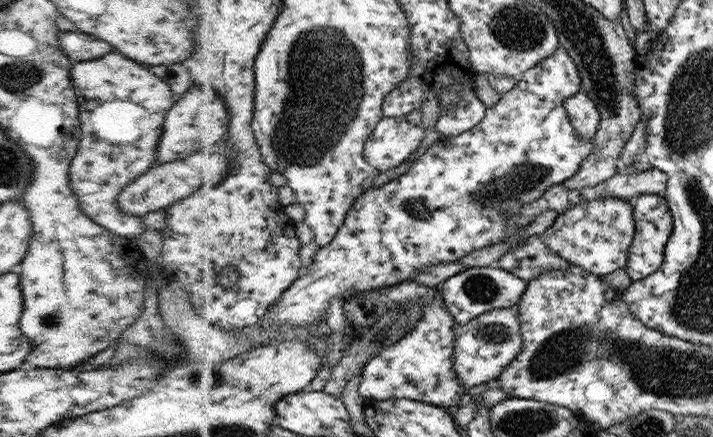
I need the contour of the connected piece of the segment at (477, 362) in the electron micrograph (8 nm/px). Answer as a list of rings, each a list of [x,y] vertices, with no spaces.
[[[511,307],[494,309],[478,315],[468,324],[456,324],[456,351],[453,367],[464,390],[498,379],[523,350],[521,319]]]

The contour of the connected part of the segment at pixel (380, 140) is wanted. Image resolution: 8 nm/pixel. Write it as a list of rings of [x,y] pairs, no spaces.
[[[385,117],[376,127],[374,135],[370,137],[370,141],[366,144],[366,159],[376,166],[380,172],[388,172],[402,166],[406,160],[416,154],[426,138],[426,128],[423,123],[412,124],[407,117]]]

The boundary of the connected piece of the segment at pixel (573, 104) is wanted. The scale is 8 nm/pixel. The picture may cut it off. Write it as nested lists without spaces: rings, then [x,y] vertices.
[[[580,90],[576,95],[566,99],[564,105],[573,127],[577,129],[578,136],[593,143],[601,124],[601,113],[597,108],[597,103],[588,93]]]

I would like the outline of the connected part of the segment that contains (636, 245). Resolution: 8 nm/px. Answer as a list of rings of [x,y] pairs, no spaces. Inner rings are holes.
[[[644,194],[633,200],[633,219],[636,221],[636,236],[629,248],[629,258],[625,266],[626,273],[632,281],[646,279],[660,270],[664,262],[666,243],[672,234],[673,214],[669,210],[669,204],[664,197]]]

